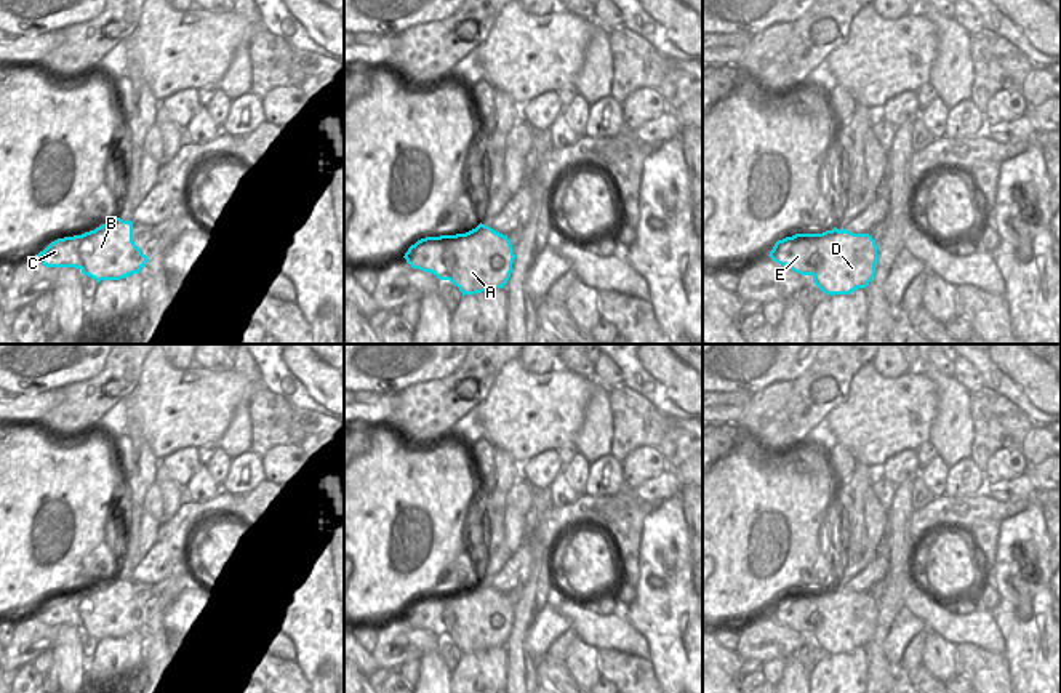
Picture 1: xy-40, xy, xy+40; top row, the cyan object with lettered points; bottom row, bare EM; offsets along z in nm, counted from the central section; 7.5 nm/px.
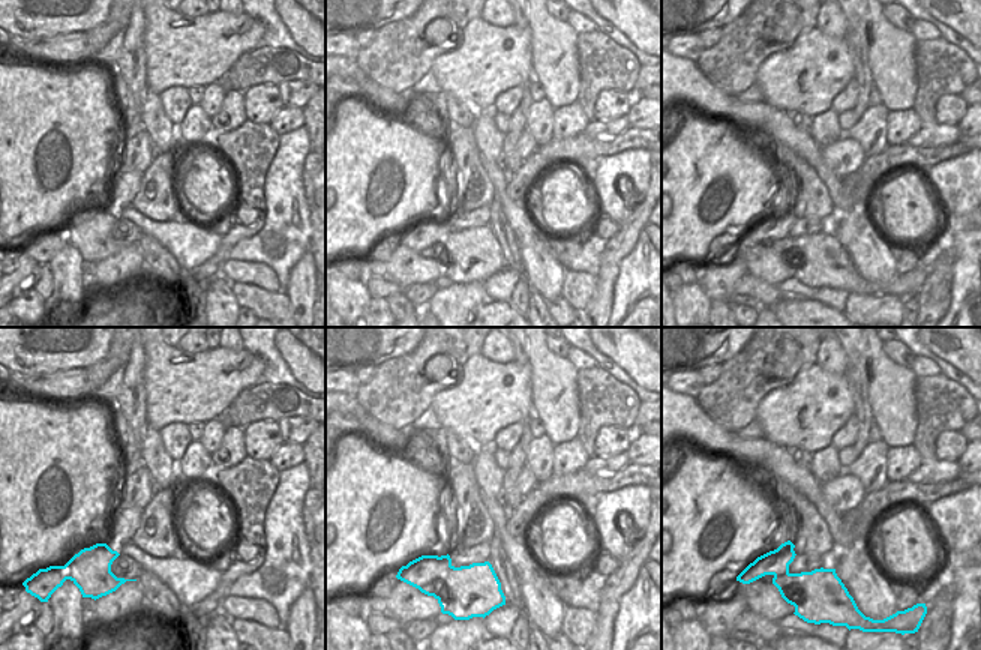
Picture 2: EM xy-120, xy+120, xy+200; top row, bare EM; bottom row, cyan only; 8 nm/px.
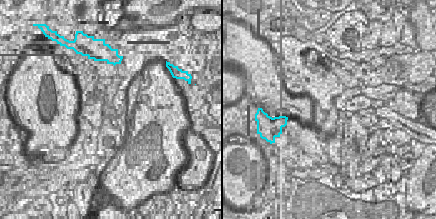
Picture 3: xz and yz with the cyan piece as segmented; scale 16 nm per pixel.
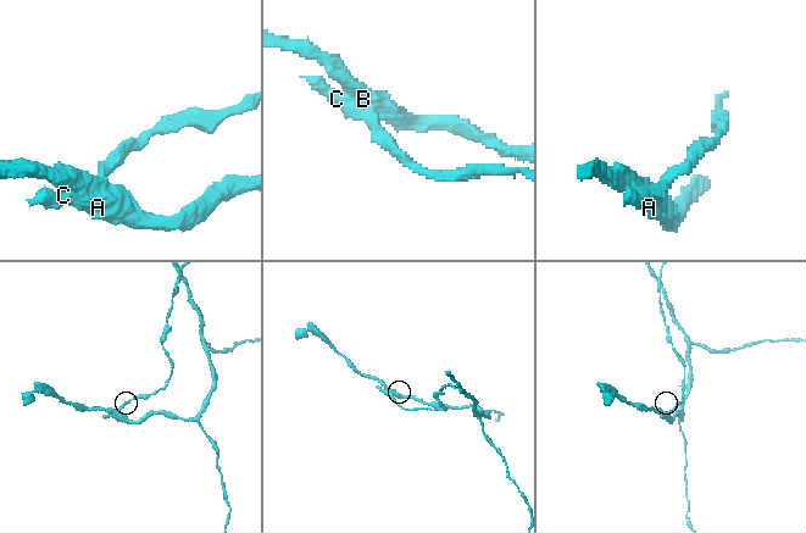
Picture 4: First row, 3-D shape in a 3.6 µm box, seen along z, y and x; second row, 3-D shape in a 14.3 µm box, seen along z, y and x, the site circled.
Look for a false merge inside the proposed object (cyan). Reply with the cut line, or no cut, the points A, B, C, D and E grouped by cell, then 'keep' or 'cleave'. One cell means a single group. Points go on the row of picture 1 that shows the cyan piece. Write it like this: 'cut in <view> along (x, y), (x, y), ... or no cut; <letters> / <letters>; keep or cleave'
cut in xy along (452, 236), (445, 250), (445, 276), (439, 279); A B D / C E; cleave

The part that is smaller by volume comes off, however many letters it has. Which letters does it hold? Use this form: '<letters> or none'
C, E

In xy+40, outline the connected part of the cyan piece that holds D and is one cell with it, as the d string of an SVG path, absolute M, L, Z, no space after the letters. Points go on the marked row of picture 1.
M834 227L819 234L818 251L823 264L813 283L829 296L866 288L875 275L877 245L869 234Z

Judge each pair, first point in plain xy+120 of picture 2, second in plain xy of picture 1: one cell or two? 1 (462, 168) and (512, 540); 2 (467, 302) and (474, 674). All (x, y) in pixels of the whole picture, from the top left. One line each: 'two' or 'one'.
1: two
2: one

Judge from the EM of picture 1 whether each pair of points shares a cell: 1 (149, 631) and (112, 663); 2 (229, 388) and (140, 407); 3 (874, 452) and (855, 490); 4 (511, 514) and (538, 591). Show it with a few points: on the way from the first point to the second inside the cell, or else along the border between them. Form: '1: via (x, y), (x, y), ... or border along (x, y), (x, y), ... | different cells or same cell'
1: border along (138, 631), (144, 642), (146, 656) | different cells
2: via (207, 399), (194, 407), (162, 407) | same cell
3: border along (856, 463), (864, 463), (874, 471) | different cells
4: border along (524, 514), (525, 541) | different cells

